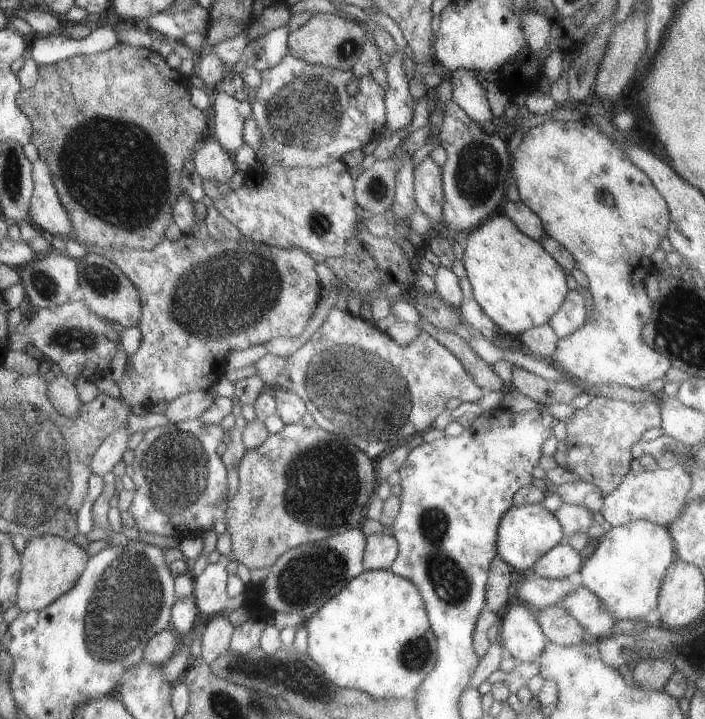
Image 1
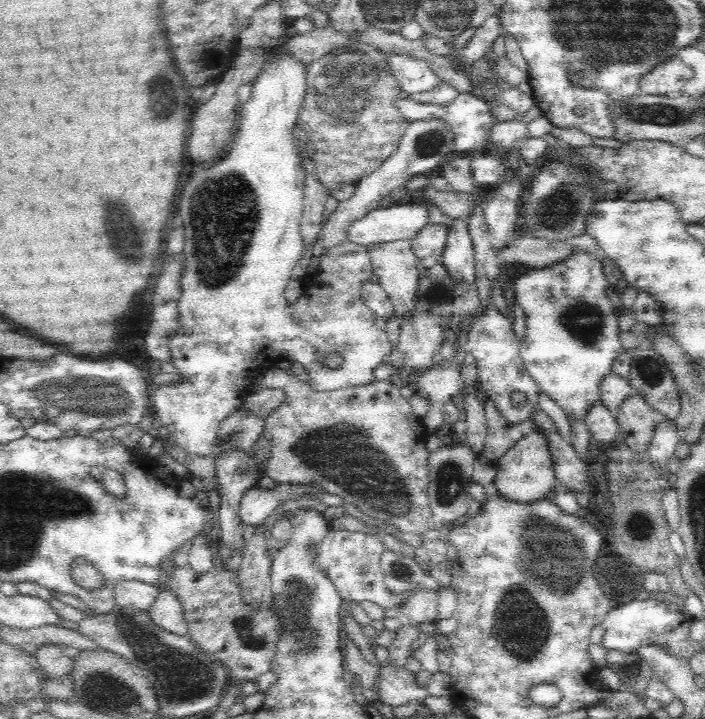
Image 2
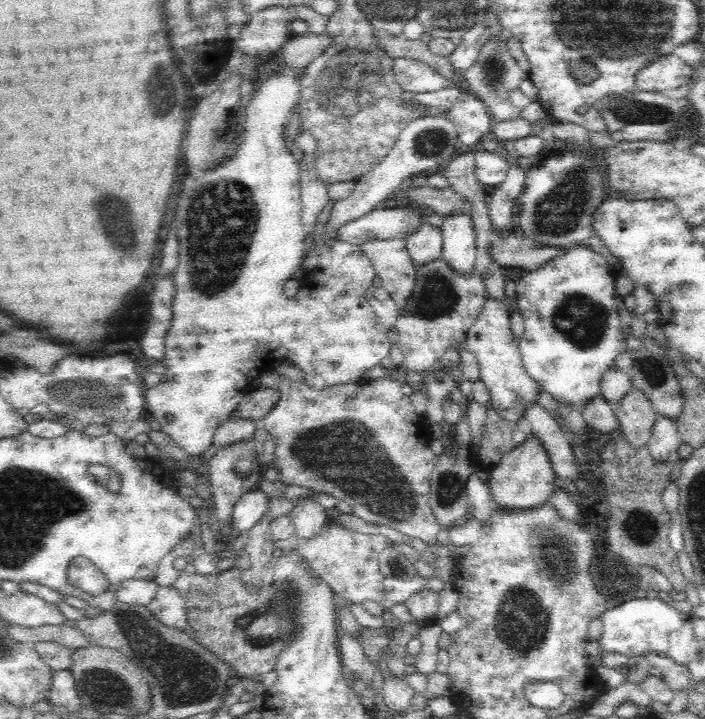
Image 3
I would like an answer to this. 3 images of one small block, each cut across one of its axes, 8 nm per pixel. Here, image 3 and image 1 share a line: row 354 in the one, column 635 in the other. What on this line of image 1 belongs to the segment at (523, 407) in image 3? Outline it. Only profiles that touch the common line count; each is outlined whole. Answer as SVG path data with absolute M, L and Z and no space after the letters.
M679 463L668 469L655 468L637 474L629 472L603 497L601 516L612 527L639 519L667 527L679 515L689 484L688 470Z

